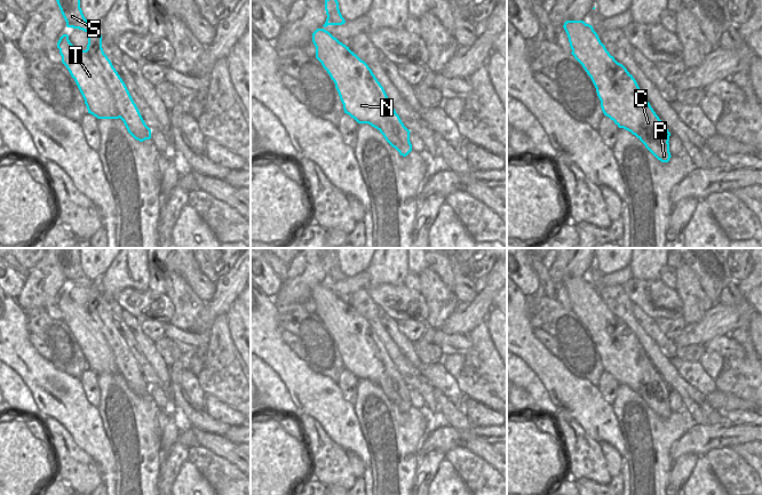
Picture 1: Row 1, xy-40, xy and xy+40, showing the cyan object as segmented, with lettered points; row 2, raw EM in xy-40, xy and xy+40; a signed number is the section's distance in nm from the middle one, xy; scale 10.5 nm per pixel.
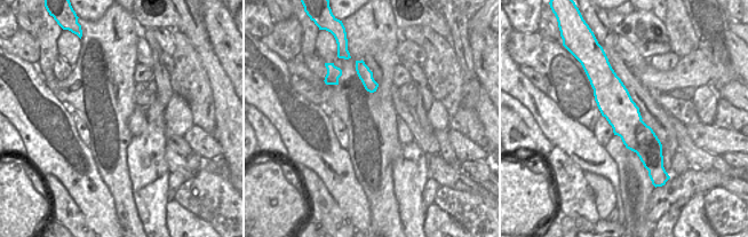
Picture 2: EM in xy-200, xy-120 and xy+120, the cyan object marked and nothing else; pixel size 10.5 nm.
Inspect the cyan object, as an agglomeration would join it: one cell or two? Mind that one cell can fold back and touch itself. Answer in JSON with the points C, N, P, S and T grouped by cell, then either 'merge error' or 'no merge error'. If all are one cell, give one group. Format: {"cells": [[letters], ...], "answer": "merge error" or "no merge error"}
{"cells": [["C", "P", "S"], ["N", "T"]], "answer": "merge error"}

